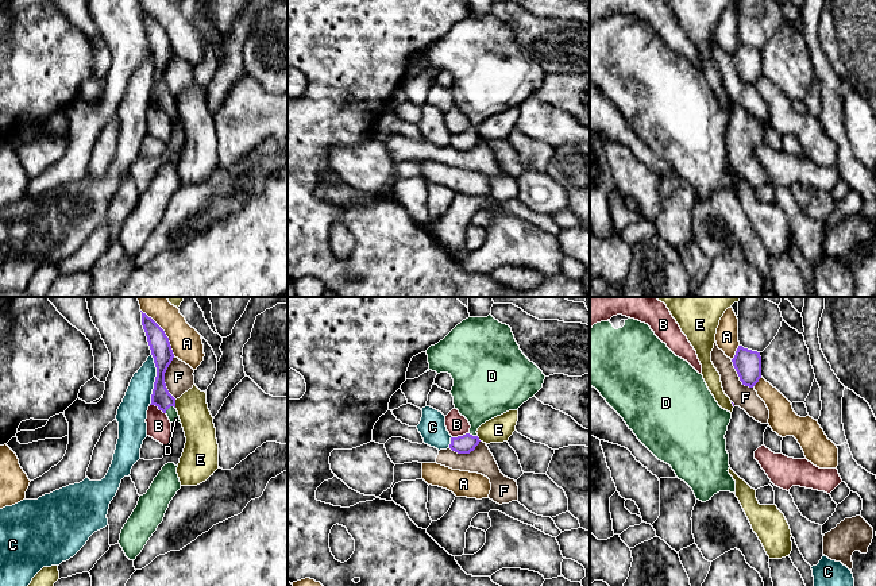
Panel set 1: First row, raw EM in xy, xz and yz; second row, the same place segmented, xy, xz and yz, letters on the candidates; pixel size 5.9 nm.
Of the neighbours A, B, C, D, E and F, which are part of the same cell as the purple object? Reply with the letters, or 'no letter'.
D

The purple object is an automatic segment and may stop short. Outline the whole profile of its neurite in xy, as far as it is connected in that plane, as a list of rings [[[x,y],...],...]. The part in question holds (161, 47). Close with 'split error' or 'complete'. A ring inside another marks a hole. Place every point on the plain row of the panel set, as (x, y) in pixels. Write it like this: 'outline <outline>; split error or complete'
outline [[[142,9],[142,23],[157,65],[157,74],[151,92],[151,101],[167,112],[170,120],[180,120],[175,107],[175,96],[169,90],[165,81],[165,70],[171,61],[174,51],[165,28],[146,11]]]; split error

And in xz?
outline [[[491,12],[487,15],[468,15],[458,22],[443,38],[431,43],[427,47],[429,68],[448,70],[454,77],[451,92],[454,95],[455,107],[464,113],[471,126],[470,130],[451,135],[449,146],[458,151],[470,151],[479,142],[478,126],[486,119],[501,113],[509,108],[518,108],[518,105],[543,85],[545,73],[530,59],[520,47],[512,26],[499,20]]]; split error

